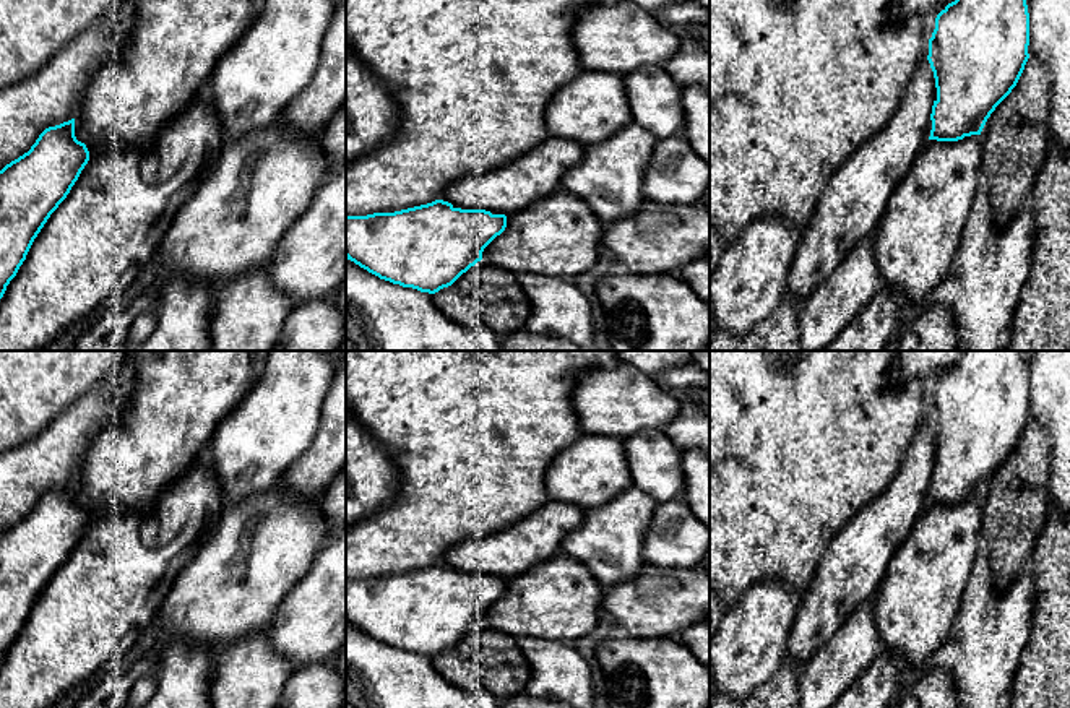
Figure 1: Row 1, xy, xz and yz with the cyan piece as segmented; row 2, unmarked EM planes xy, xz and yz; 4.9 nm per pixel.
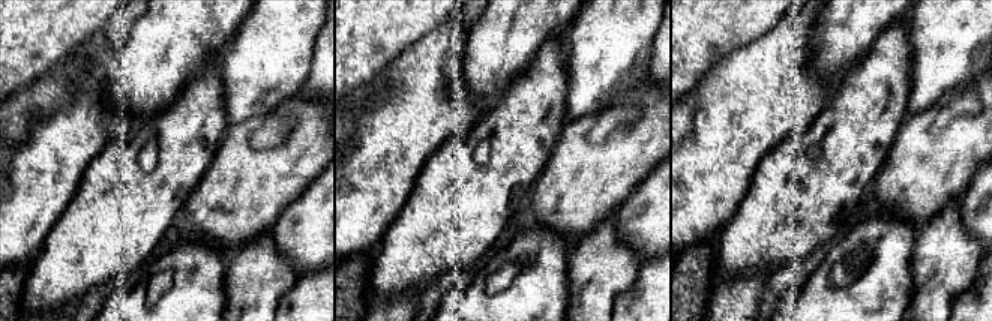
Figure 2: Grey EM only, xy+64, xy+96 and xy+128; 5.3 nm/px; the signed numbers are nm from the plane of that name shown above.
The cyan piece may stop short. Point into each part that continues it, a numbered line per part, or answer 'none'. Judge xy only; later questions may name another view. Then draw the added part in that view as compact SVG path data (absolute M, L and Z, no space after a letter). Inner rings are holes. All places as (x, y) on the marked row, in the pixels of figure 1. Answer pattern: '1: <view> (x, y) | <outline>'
none

